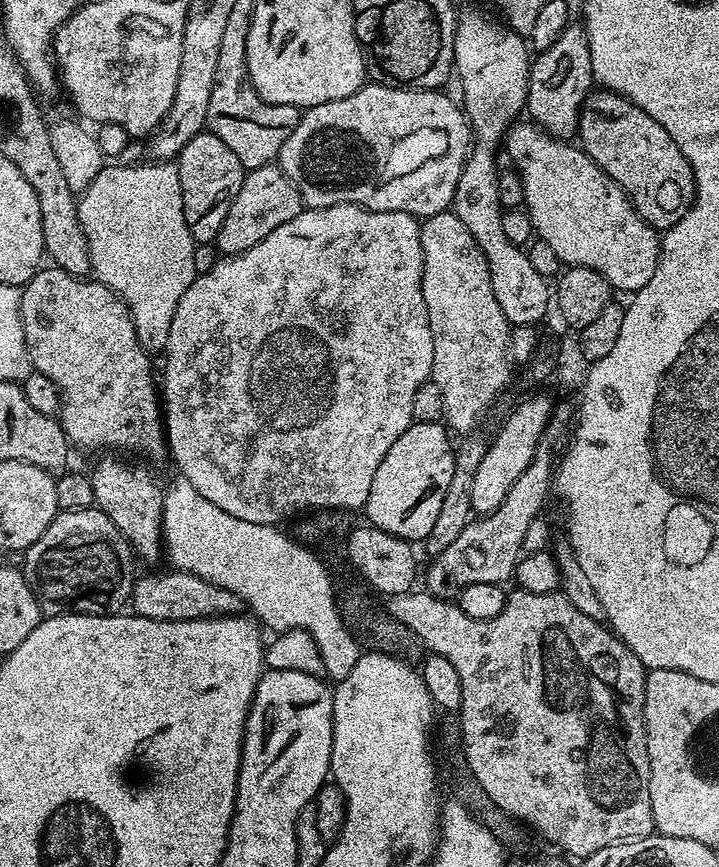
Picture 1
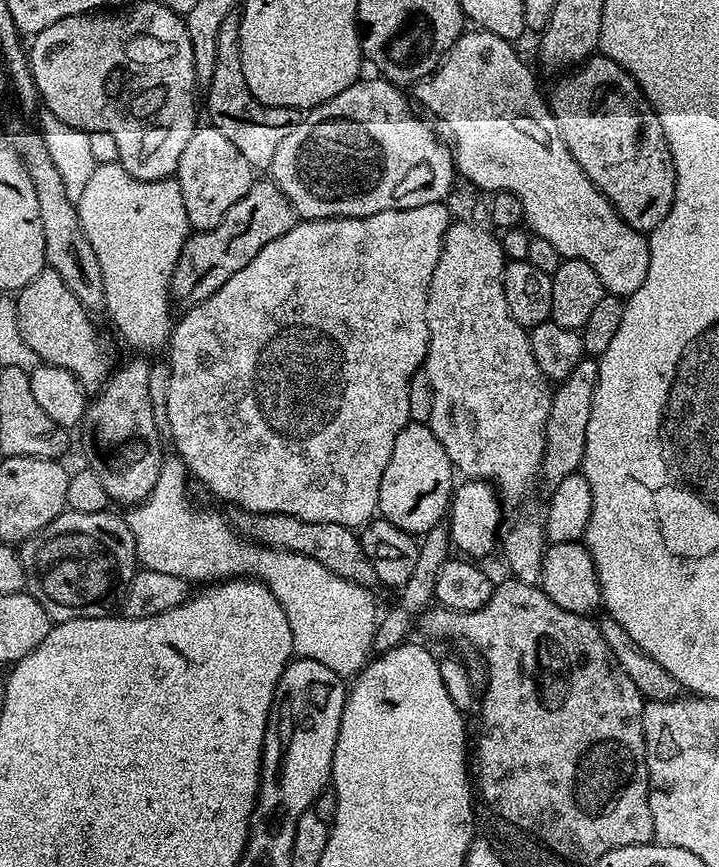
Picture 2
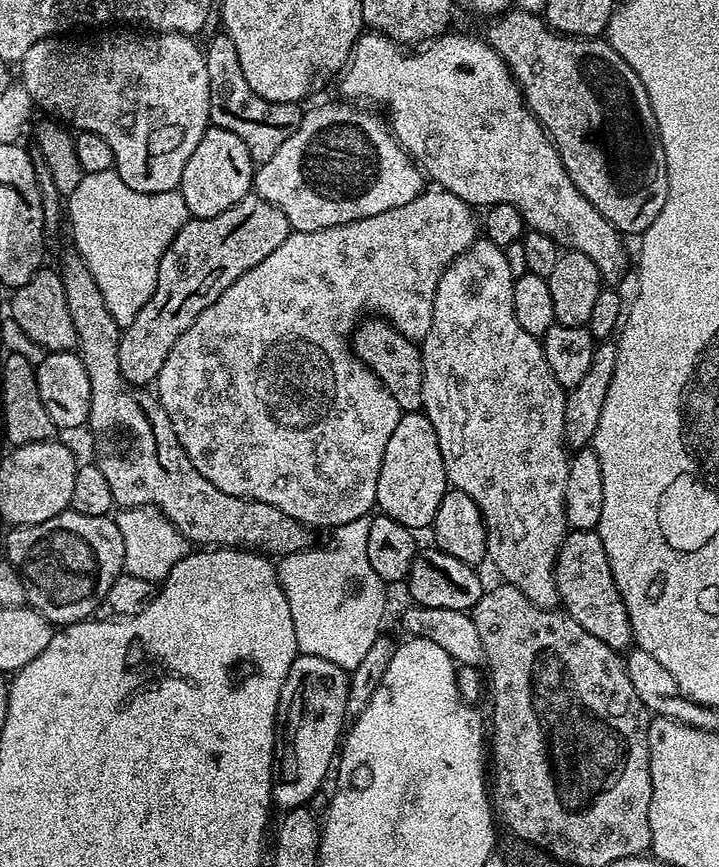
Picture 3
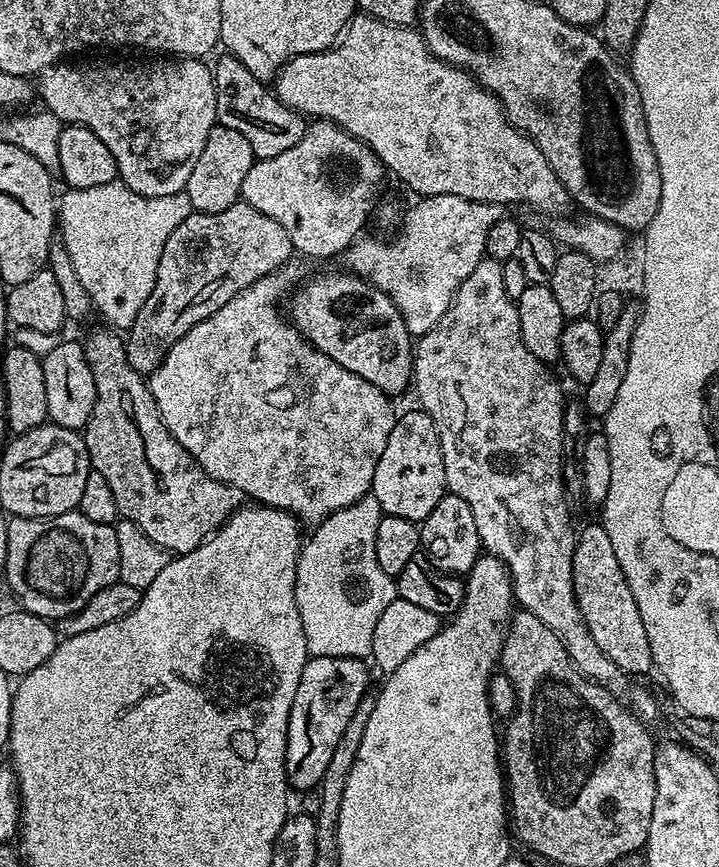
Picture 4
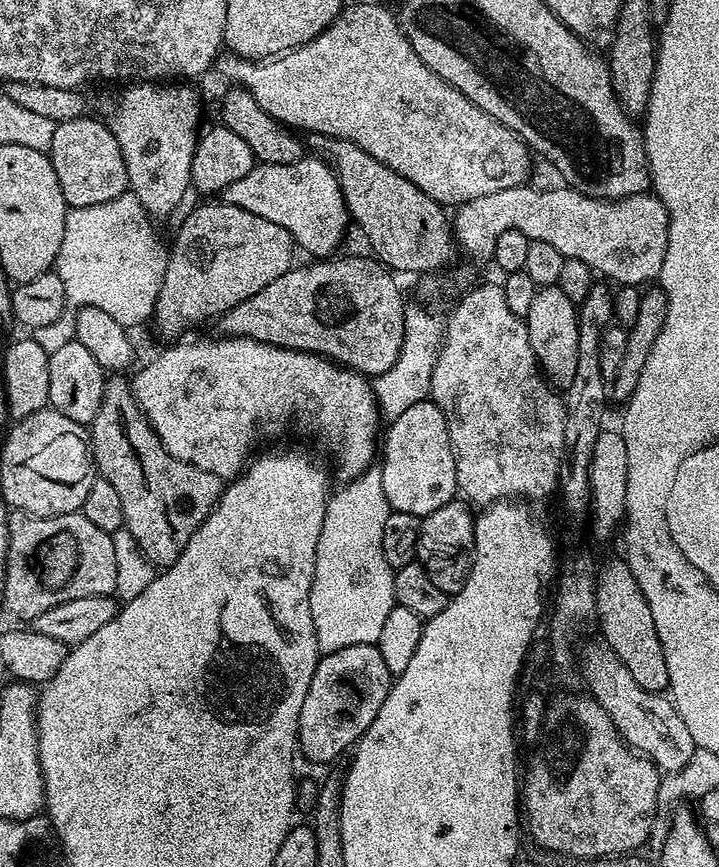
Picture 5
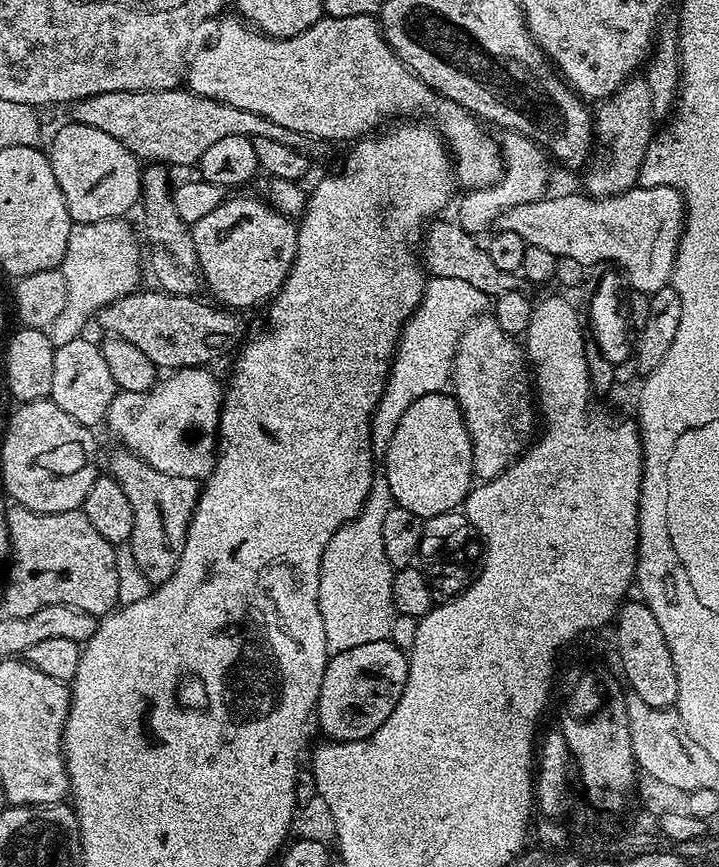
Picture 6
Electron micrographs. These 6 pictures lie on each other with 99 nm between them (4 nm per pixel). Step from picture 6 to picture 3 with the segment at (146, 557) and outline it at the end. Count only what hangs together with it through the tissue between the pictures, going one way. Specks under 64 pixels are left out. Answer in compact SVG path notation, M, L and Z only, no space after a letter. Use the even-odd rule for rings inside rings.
M68 250L68 253L61 258L60 264L58 263L58 271L70 310L70 322L74 322L78 355L82 358L82 366L86 366L86 375L90 378L92 401L87 427L104 436L95 459L99 463L102 474L106 474L106 482L110 482L110 494L114 494L114 505L120 508L151 506L158 509L192 546L243 548L267 554L272 558L289 556L301 552L303 548L313 547L314 532L308 525L290 518L285 512L278 510L278 506L226 494L218 490L214 482L198 474L182 442L178 442L178 434L166 410L160 405L159 399L147 387L128 384L126 378L122 378L122 370L118 366L118 346L122 330L118 322L114 322L106 306L106 298L102 298L102 290L98 290L98 282L94 282L94 274L90 274L83 258L75 250Z

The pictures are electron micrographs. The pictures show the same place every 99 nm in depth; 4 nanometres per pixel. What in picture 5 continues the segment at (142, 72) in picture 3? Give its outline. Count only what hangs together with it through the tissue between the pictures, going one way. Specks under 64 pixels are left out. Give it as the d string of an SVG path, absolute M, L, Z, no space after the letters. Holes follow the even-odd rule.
M136 82L116 100L112 113L106 116L108 129L118 140L122 158L126 162L126 174L131 195L142 202L153 218L172 216L182 202L182 194L190 191L192 163L200 128L200 96L184 82Z

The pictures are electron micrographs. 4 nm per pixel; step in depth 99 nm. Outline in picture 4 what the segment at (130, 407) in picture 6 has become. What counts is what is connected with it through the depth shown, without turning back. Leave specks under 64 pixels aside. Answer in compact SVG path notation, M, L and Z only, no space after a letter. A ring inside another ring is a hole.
M288 270L272 272L269 276L258 278L242 294L230 298L222 310L214 310L210 318L198 322L198 326L190 329L185 336L174 342L172 349L166 354L163 364L147 377L148 388L154 394L154 402L162 414L162 422L174 434L174 438L190 455L196 459L202 471L210 474L218 482L233 484L238 490L242 490L245 497L254 499L261 505L269 508L281 508L283 512L291 512L297 521L304 526L320 524L330 514L338 510L346 510L346 506L354 506L364 496L369 495L374 482L374 470L378 470L378 458L382 458L382 450L386 450L386 442L390 439L390 430L394 430L397 409L392 409L393 401L378 386L366 382L366 378L358 378L358 374L350 374L334 358L330 358L322 350L309 344L303 334L298 331L287 319L284 313L280 313L280 299L289 295L293 287L292 276Z

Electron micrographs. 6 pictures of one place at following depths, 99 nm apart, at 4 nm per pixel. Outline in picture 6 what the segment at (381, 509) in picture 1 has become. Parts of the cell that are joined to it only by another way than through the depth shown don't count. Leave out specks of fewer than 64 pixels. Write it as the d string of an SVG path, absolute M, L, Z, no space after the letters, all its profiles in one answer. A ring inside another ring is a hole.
M443 390L418 398L399 419L394 438L390 441L388 452L382 457L382 463L382 475L388 479L395 507L410 510L410 514L421 518L457 511L474 487L474 473L472 439L466 430L464 415L455 396Z

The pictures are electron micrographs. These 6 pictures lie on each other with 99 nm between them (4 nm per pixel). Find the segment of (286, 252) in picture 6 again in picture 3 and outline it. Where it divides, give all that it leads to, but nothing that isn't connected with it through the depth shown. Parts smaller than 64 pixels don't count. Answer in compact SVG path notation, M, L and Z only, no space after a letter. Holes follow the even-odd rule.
M250 194L230 210L222 210L214 218L188 219L162 254L158 266L158 282L154 294L138 310L138 318L120 334L118 366L128 384L148 386L162 370L174 342L190 330L194 318L206 310L246 270L254 270L262 258L274 254L289 234L286 214L260 196Z

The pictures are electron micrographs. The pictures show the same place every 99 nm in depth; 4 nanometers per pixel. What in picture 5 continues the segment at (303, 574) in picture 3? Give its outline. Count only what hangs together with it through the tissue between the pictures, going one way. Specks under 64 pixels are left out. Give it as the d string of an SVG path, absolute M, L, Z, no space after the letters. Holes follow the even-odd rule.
M379 466L367 468L361 476L355 476L353 480L347 481L343 486L331 493L328 497L328 505L326 506L326 514L322 518L322 534L318 534L318 550L314 558L314 578L310 586L310 594L308 601L310 602L310 614L314 618L314 634L318 638L318 646L321 653L327 654L334 650L346 650L346 646L362 646L363 644L376 644L378 638L382 635L382 625L385 624L386 618L390 614L390 610L397 605L394 598L394 578L396 577L394 569L390 566L390 562L386 562L386 554L382 554L382 530L386 526L386 518L390 518L393 512L391 506L388 505L386 494L382 490L382 470Z

